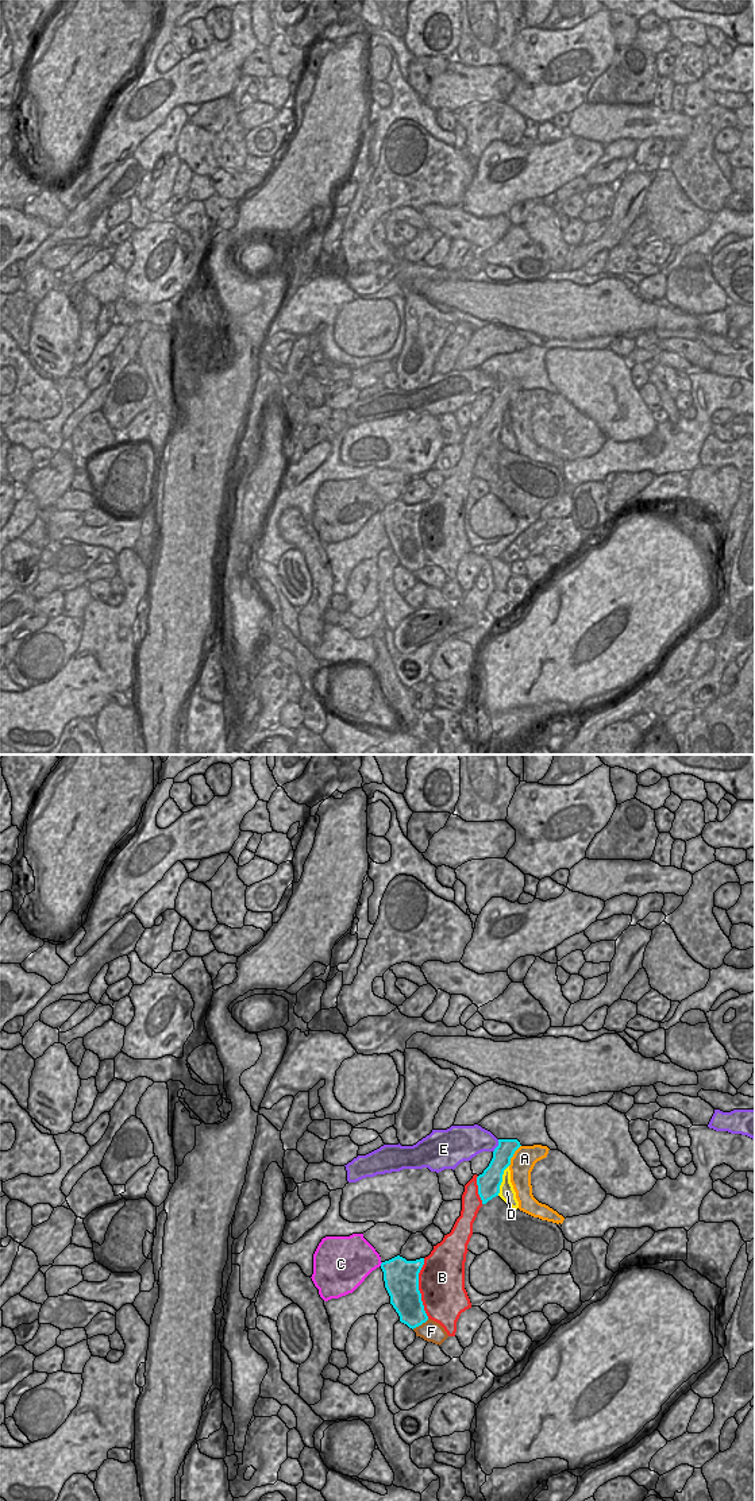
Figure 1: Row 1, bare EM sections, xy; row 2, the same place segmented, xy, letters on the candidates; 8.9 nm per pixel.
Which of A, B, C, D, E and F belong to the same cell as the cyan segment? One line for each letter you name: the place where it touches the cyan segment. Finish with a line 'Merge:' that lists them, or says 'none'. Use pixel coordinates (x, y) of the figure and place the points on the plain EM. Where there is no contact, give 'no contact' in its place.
Merge: none

